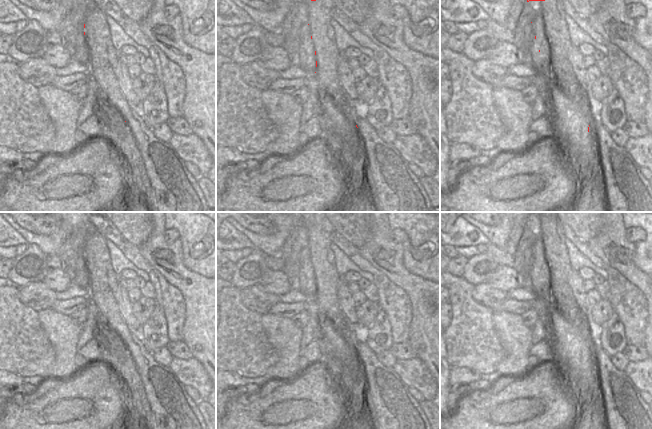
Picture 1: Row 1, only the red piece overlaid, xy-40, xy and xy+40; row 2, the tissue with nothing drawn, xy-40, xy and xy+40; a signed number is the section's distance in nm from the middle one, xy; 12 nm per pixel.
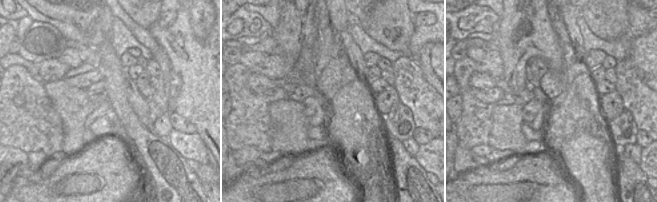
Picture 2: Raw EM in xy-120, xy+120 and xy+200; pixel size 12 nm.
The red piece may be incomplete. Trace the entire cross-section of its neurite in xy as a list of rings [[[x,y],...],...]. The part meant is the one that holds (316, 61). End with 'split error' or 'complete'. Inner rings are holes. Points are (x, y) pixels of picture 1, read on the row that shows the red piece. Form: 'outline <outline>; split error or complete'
outline [[[308,23],[300,30],[300,47],[295,55],[292,55],[292,65],[299,65],[305,71],[315,75],[317,61],[316,51],[312,42],[312,36]]]; split error

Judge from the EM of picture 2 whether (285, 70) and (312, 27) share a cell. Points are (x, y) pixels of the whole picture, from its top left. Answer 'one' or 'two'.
two

